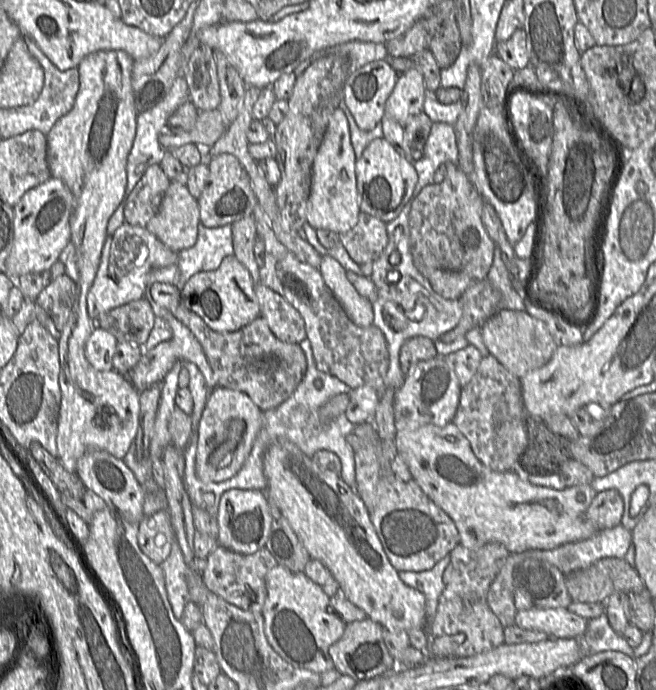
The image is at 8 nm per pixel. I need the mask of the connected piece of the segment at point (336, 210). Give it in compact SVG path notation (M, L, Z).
M337 109L330 118L312 167L312 184L307 203L306 221L315 229L341 234L356 225L361 213L356 162L347 115L342 109Z

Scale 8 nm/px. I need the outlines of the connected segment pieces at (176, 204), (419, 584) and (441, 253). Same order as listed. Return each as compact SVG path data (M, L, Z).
M171 181L157 213L146 229L175 252L188 249L197 241L200 224L198 199L176 181Z
M446 555L435 566L426 571L398 571L400 579L408 586L422 592L426 599L426 625L434 619L439 597L445 589L442 576L445 568L450 564L450 556Z
M458 161L457 163L448 162L446 166L447 166L447 175L443 180L443 182L439 184L431 183L425 186L420 191L419 195L413 202L409 213L410 251L412 254L414 265L425 278L428 278L436 270L449 270L449 271L459 271L466 273L473 279L473 281L481 281L483 279L486 279L486 276L493 263L494 251L495 251L495 243L490 238L481 217L482 208L485 201L483 197L480 195L480 193L477 191L475 186L470 181L468 175L464 173L463 170L460 168Z

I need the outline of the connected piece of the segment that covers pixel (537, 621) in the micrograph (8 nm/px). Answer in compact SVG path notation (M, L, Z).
M537 608L517 611L515 625L541 631L551 638L577 638L587 630L588 620L566 608Z

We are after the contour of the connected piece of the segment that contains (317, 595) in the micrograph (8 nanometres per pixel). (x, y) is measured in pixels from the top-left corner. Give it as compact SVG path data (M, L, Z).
M280 564L274 566L266 575L267 598L262 609L264 630L271 647L284 660L295 667L307 669L319 674L334 668L329 648L344 633L346 623L330 607L330 597L322 587L304 572L294 572Z

